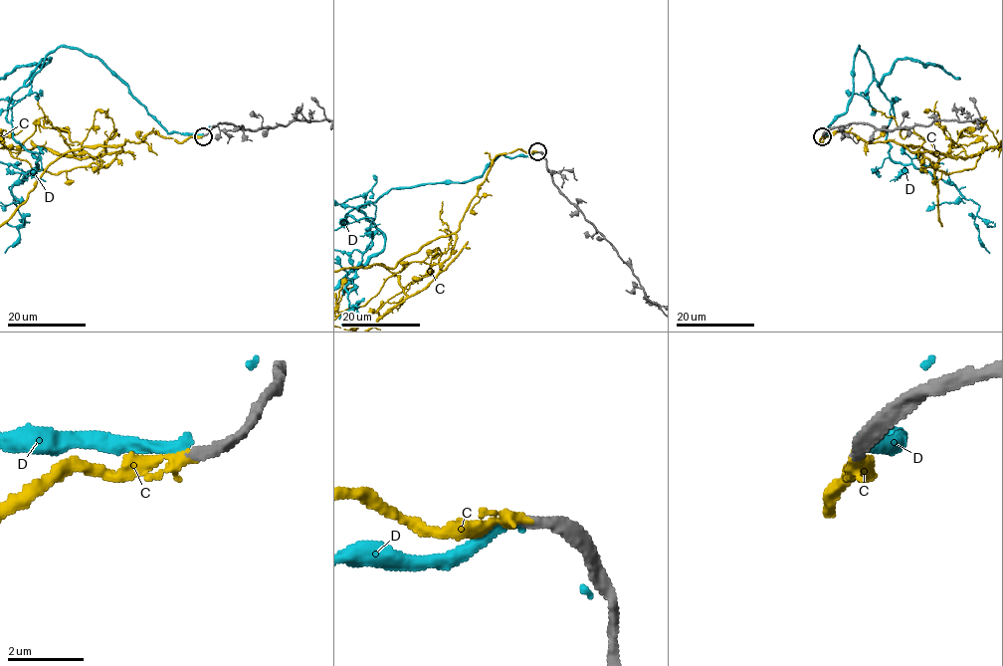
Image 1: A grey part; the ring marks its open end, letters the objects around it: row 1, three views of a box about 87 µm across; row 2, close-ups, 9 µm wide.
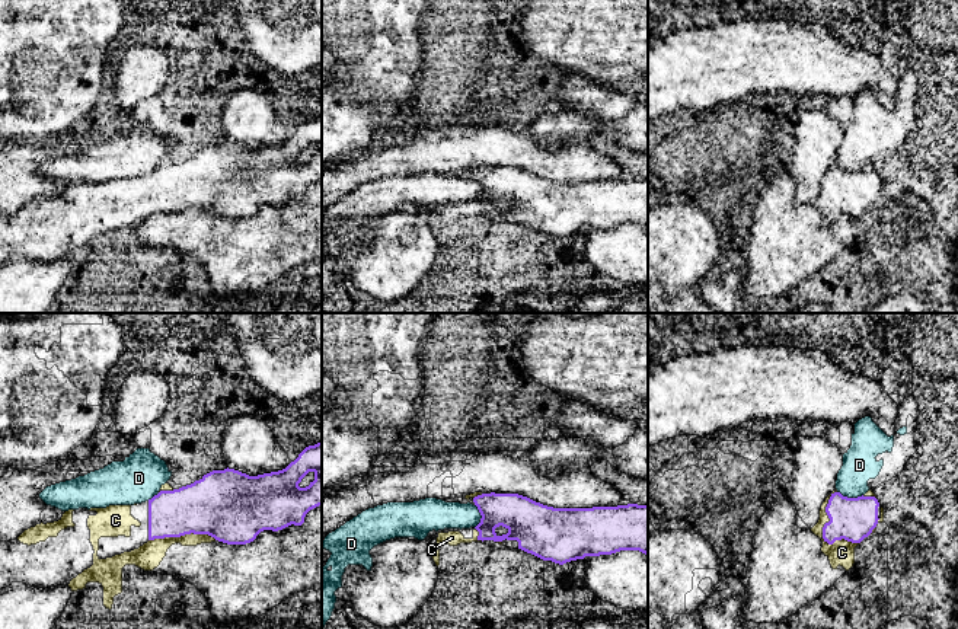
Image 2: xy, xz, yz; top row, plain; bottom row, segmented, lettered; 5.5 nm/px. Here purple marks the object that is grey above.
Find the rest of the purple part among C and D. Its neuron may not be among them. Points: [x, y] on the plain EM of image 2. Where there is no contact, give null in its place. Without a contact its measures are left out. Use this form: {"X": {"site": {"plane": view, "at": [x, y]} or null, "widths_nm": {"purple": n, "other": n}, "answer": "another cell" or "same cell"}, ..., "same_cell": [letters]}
{"C": {"site": {"plane": "yz", "at": [823, 207]}, "widths_nm": {"purple": 240, "other": 140}, "answer": "same cell"}, "D": {"site": {"plane": "yz", "at": [850, 172]}, "widths_nm": {"purple": 240, "other": 190}, "answer": "another cell"}, "same_cell": ["C"]}

